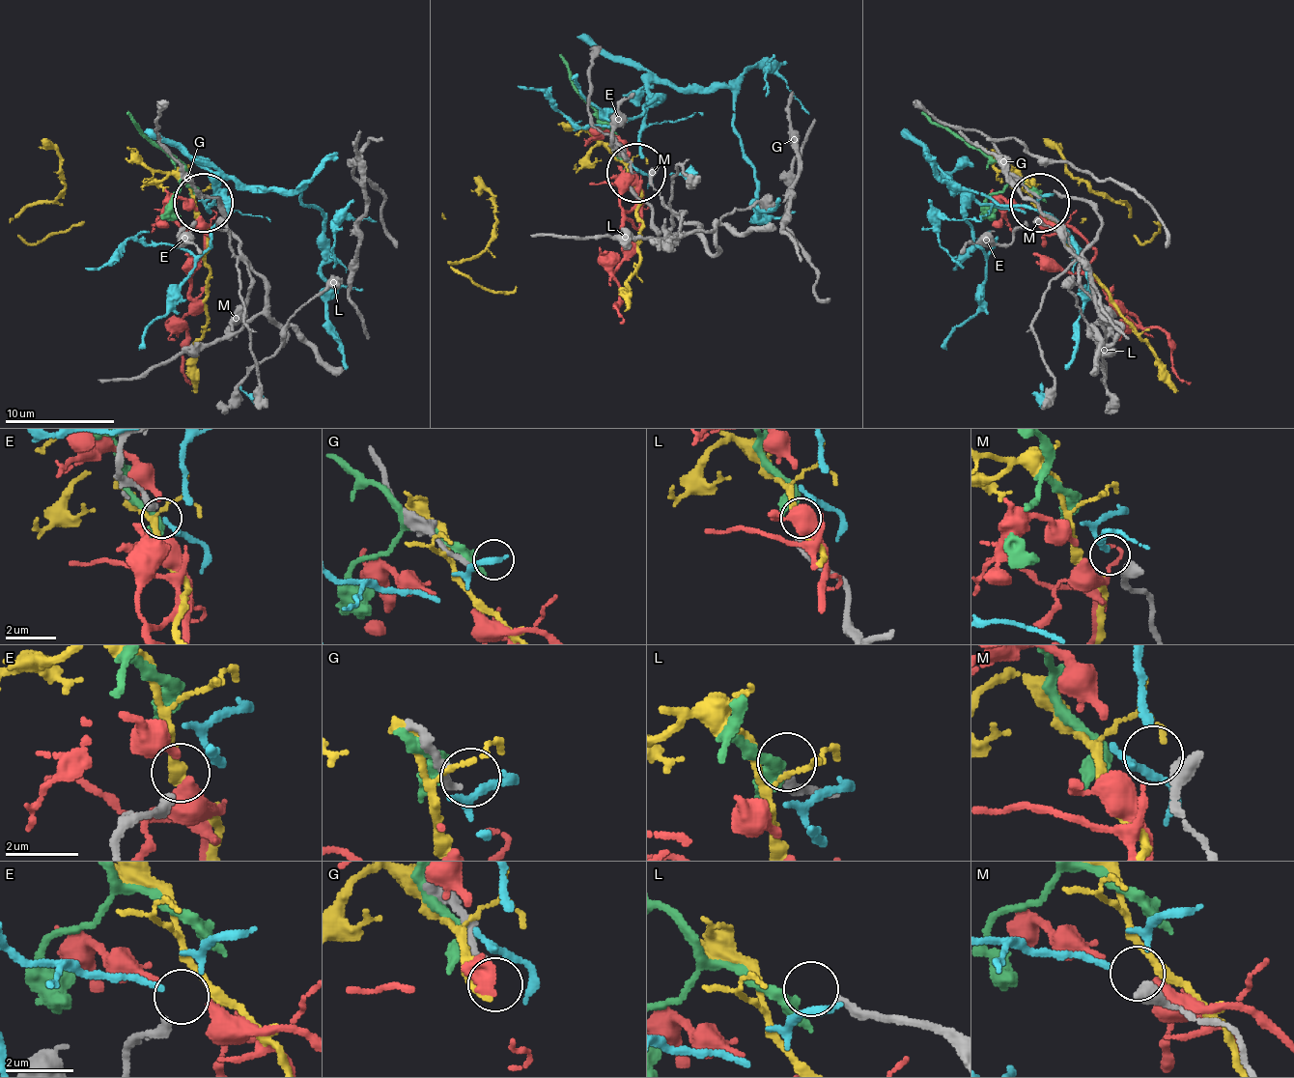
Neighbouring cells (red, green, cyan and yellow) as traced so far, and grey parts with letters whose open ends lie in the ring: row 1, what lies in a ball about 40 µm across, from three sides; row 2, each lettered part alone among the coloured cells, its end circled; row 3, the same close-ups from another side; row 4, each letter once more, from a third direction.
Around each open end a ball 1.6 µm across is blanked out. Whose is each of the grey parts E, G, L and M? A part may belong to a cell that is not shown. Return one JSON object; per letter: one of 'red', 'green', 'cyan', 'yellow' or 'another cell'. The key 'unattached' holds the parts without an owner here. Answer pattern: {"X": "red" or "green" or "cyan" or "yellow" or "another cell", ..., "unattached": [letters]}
{"E": "red", "G": "another cell", "L": "green", "M": "cyan", "unattached": ["G"]}

